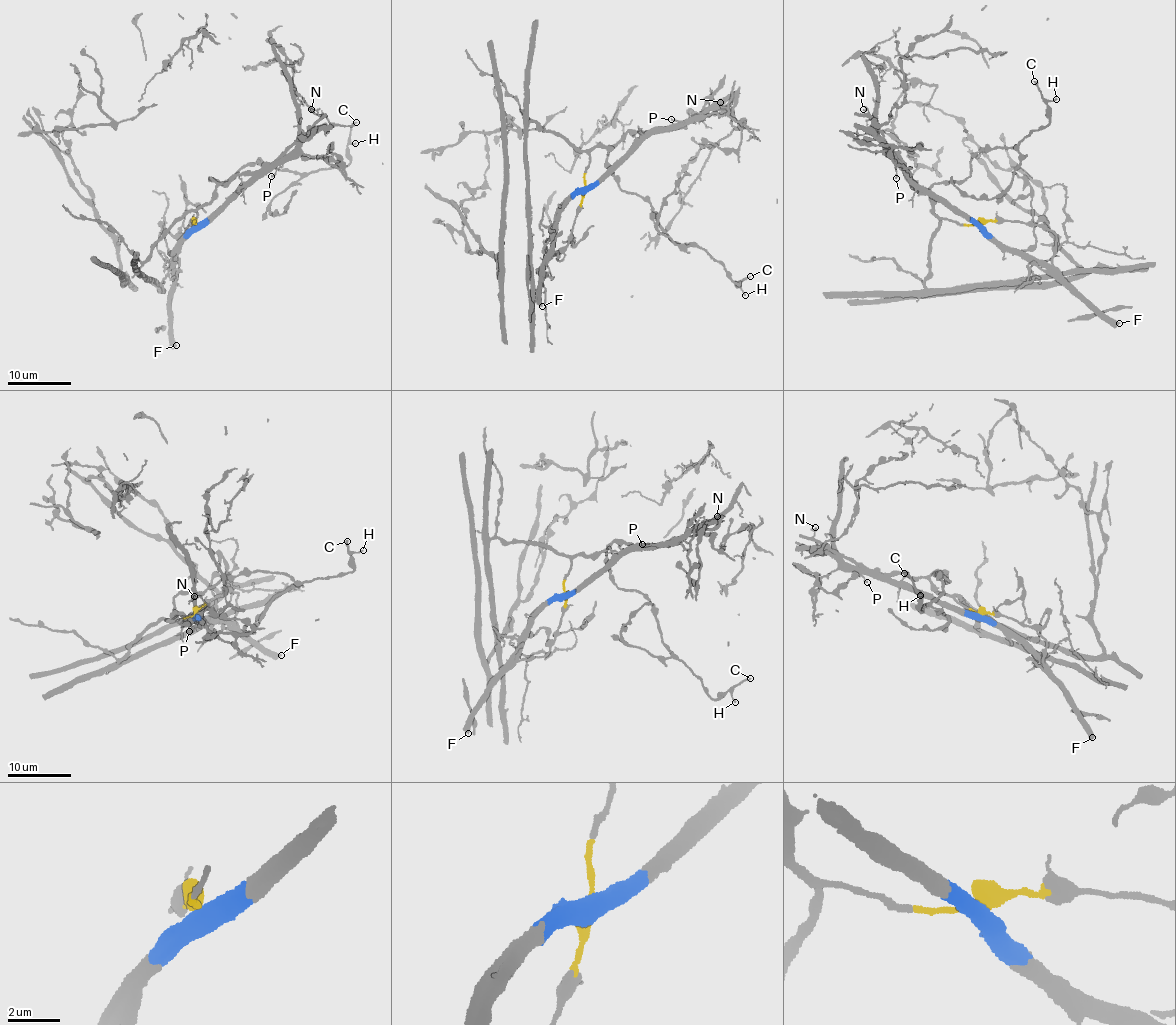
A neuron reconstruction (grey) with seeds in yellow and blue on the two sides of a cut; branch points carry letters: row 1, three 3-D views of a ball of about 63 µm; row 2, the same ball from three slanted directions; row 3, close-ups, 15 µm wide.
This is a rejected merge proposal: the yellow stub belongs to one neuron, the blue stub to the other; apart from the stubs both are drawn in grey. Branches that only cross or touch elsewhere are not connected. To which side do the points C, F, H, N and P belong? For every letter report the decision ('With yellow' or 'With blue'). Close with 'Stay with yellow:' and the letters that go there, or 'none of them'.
C: With yellow
F: With blue
H: With yellow
N: With blue
P: With blue
Stay with yellow: C, H

